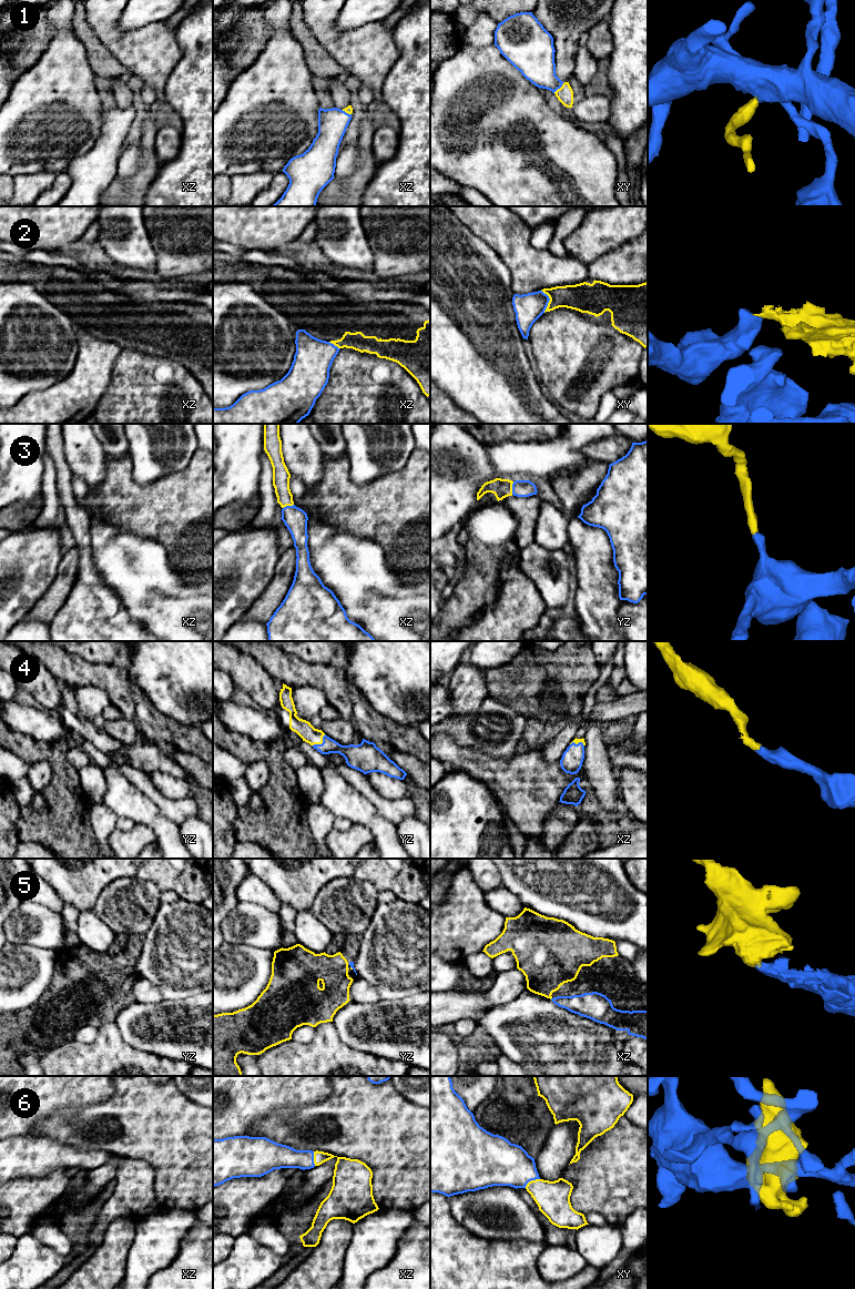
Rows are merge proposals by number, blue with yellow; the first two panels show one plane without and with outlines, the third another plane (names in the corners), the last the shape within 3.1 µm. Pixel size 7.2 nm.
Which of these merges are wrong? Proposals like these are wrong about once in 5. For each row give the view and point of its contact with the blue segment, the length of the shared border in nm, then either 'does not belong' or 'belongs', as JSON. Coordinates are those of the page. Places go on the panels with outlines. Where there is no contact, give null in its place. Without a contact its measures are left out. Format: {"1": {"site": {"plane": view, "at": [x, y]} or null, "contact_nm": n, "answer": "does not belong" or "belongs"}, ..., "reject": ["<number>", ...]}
{"1": {"site": {"plane": "xy", "at": [558, 88]}, "contact_nm": 100, "answer": "belongs"}, "2": {"site": {"plane": "xy", "at": [549, 300]}, "contact_nm": 170, "answer": "does not belong"}, "3": {"site": {"plane": "yz", "at": [512, 488]}, "contact_nm": 100, "answer": "belongs"}, "4": {"site": {"plane": "yz", "at": [322, 743]}, "contact_nm": 130, "answer": "belongs"}, "5": {"site": {"plane": "yz", "at": [352, 967]}, "contact_nm": 30, "answer": "belongs"}, "6": {"site": {"plane": "xy", "at": [531, 1179]}, "contact_nm": 130, "answer": "belongs"}, "reject": ["2"]}

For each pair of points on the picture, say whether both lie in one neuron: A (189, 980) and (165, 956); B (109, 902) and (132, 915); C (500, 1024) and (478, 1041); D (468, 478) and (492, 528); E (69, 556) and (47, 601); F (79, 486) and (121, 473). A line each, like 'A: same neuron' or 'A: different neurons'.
A: same neuron
B: same neuron
C: different neurons
D: different neurons
E: same neuron
F: different neurons

